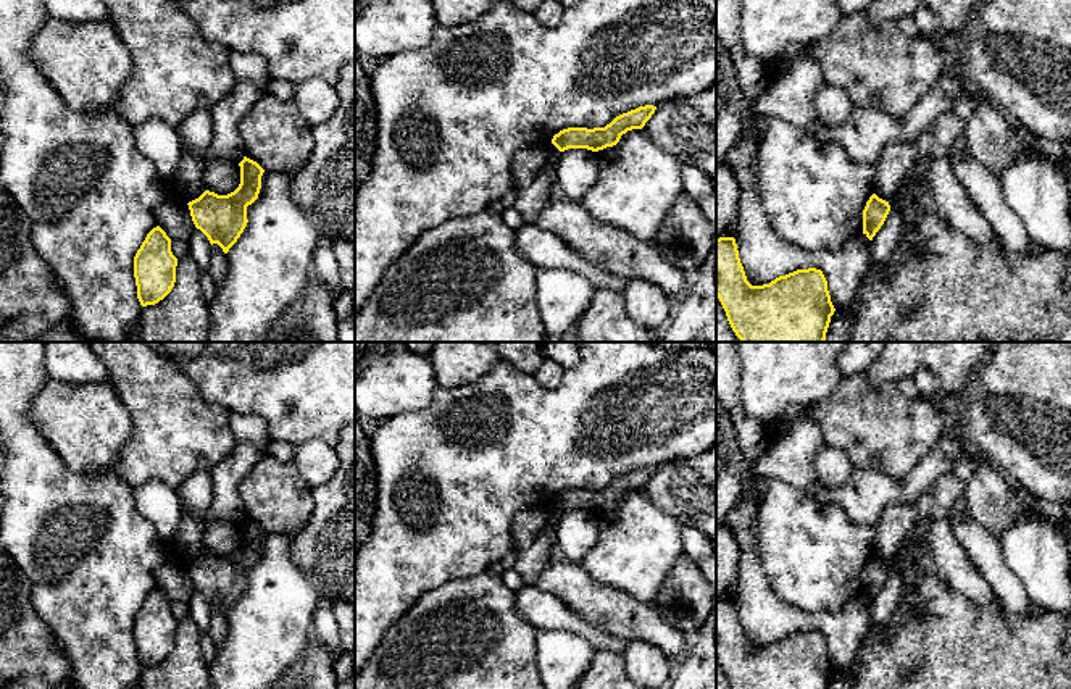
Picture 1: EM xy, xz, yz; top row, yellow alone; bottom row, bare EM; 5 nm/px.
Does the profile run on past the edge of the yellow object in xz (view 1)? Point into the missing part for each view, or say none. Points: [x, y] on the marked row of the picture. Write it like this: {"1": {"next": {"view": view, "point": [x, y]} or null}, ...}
{"1": {"next": null}}

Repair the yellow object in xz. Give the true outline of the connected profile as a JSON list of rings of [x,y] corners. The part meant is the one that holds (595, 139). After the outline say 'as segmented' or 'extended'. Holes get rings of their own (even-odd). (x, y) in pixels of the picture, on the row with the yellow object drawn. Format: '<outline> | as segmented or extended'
[[[645,105],[627,113],[616,116],[605,127],[568,127],[553,136],[552,144],[565,152],[568,148],[587,148],[592,152],[613,147],[619,142],[621,136],[632,129],[642,129],[652,118],[656,106]]] | as segmented

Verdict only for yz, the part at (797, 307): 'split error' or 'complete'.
complete

